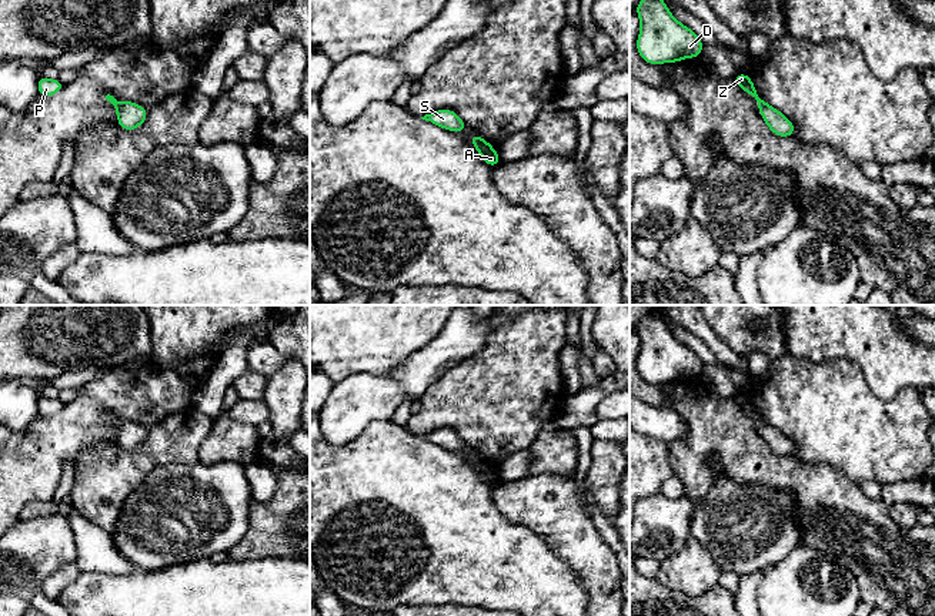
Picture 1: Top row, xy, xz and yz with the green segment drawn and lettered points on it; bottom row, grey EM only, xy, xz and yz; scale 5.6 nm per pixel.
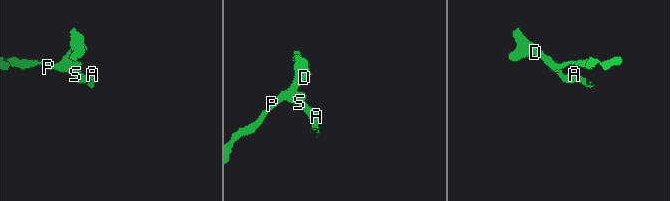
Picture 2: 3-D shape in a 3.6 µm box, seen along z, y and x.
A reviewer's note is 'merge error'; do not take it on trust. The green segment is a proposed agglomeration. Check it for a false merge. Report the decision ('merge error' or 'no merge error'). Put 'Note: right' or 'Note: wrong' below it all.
no merge error
Note: wrong

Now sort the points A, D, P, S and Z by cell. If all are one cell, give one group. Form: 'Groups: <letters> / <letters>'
Groups: A D P S Z

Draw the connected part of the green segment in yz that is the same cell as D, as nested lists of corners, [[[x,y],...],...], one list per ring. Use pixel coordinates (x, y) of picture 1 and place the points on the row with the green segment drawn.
[[[641,0],[635,11],[641,20],[637,50],[644,61],[677,63],[701,56],[704,44],[699,37],[675,20],[664,0]]]

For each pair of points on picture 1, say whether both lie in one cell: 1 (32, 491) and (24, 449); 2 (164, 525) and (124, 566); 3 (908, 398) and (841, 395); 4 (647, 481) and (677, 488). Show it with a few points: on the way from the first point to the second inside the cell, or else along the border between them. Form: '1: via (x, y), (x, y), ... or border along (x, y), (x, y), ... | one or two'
1: via (32, 481), (32, 474), (24, 466), (24, 459) | one
2: border along (110, 535), (114, 546), (134, 566) | two
3: via (891, 408), (858, 408) | one
4: border along (674, 475), (664, 482), (660, 492) | two

